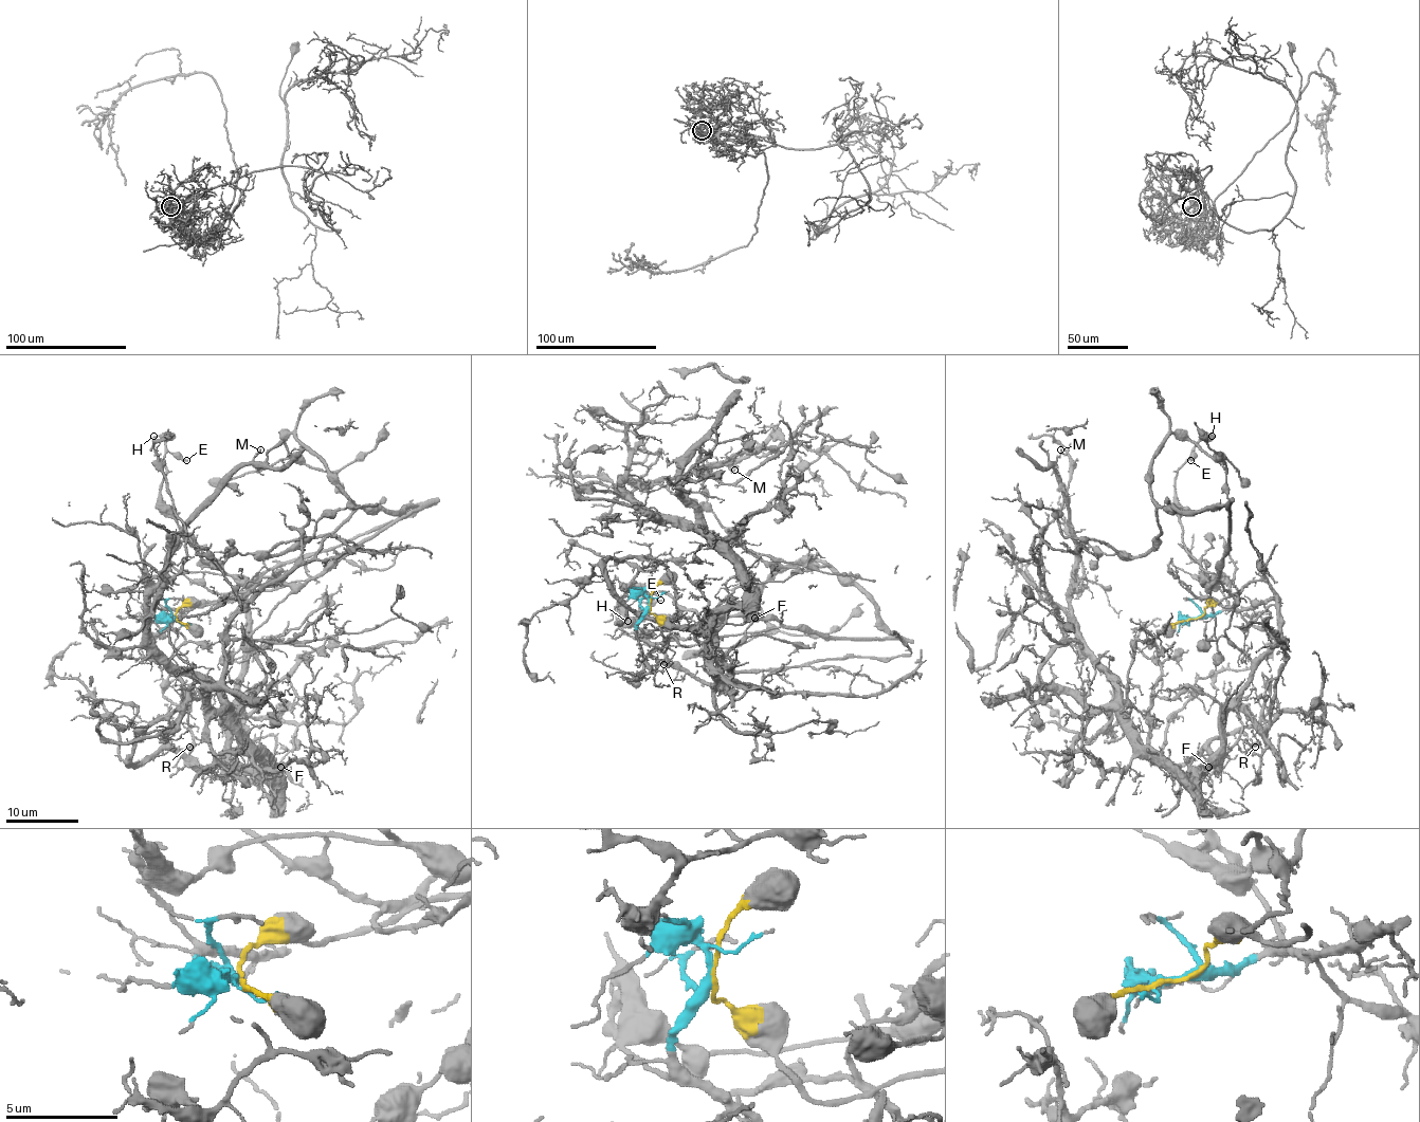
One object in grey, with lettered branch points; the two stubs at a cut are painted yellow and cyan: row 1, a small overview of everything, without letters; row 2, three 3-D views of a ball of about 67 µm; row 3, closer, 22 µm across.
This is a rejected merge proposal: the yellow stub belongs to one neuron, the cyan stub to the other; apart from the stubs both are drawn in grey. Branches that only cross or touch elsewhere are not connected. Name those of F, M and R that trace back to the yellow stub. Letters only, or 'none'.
none

